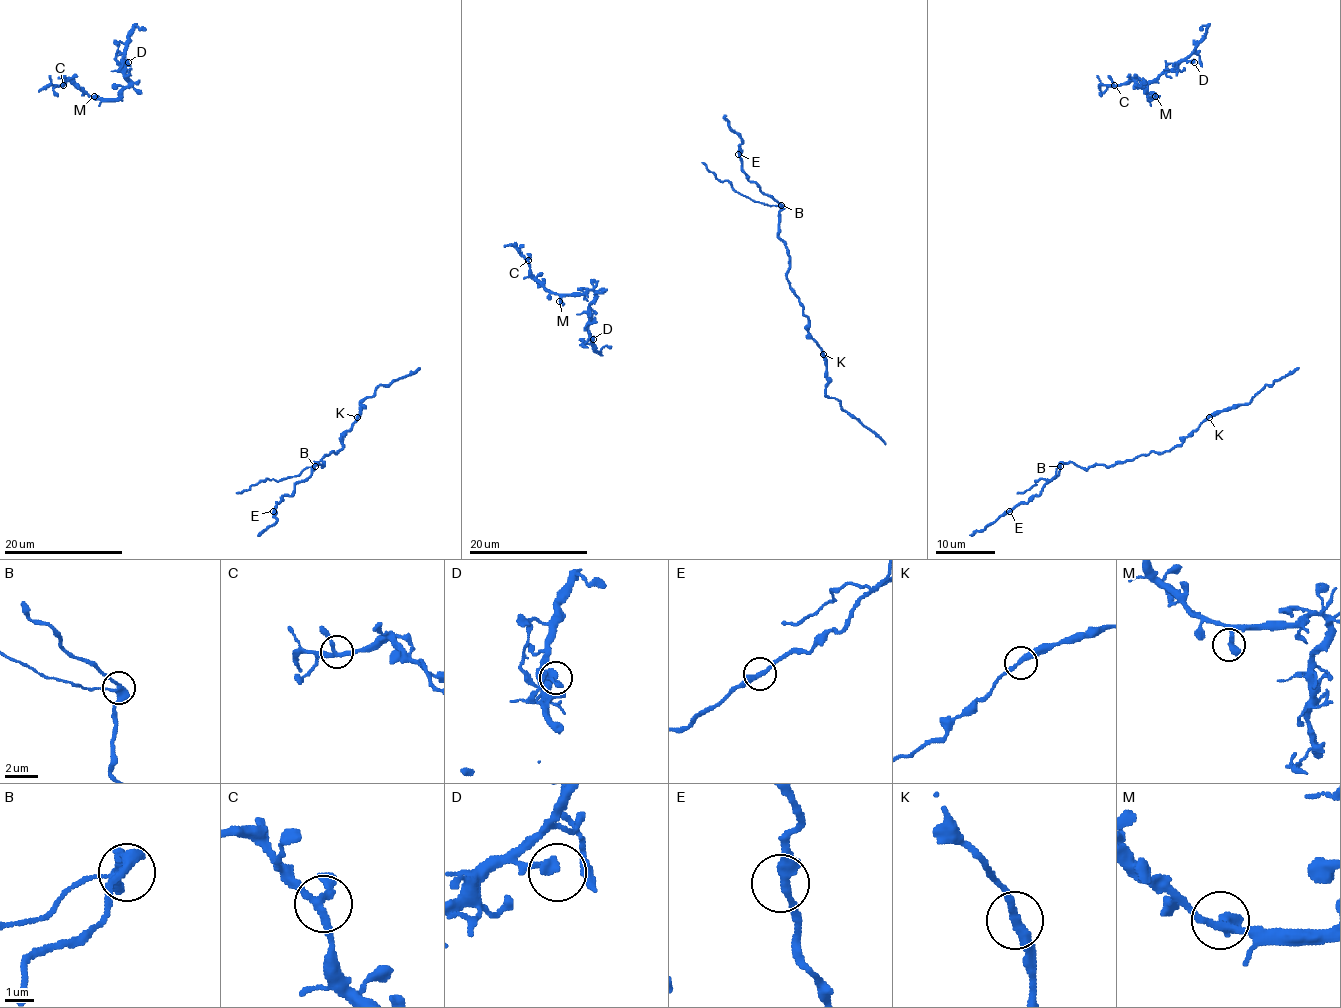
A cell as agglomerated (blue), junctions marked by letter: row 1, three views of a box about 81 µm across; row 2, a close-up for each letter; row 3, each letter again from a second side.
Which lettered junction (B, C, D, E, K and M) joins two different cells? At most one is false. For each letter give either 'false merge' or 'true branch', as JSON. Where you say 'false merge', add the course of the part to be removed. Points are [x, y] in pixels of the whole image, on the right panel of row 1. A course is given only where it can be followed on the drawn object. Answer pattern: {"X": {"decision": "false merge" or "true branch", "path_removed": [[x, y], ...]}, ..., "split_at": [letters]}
{"B": {"decision": "false merge", "path_removed": [[1059, 466], [1059, 474], [1050, 481], [1039, 478], [1028, 490], [1016, 493]]}, "C": {"decision": "true branch"}, "D": {"decision": "true branch"}, "E": {"decision": "true branch"}, "K": {"decision": "true branch"}, "M": {"decision": "true branch"}, "split_at": ["B"]}

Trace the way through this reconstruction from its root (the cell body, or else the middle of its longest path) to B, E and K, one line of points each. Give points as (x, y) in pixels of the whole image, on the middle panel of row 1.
B: (824, 373), (825, 356), (808, 331), (808, 317), (787, 279), (788, 251), (778, 236), (781, 205)
E: (824, 373), (825, 356), (787, 279), (780, 205), (749, 180), (738, 154)
K: (824, 373), (825, 357), (823, 354)

